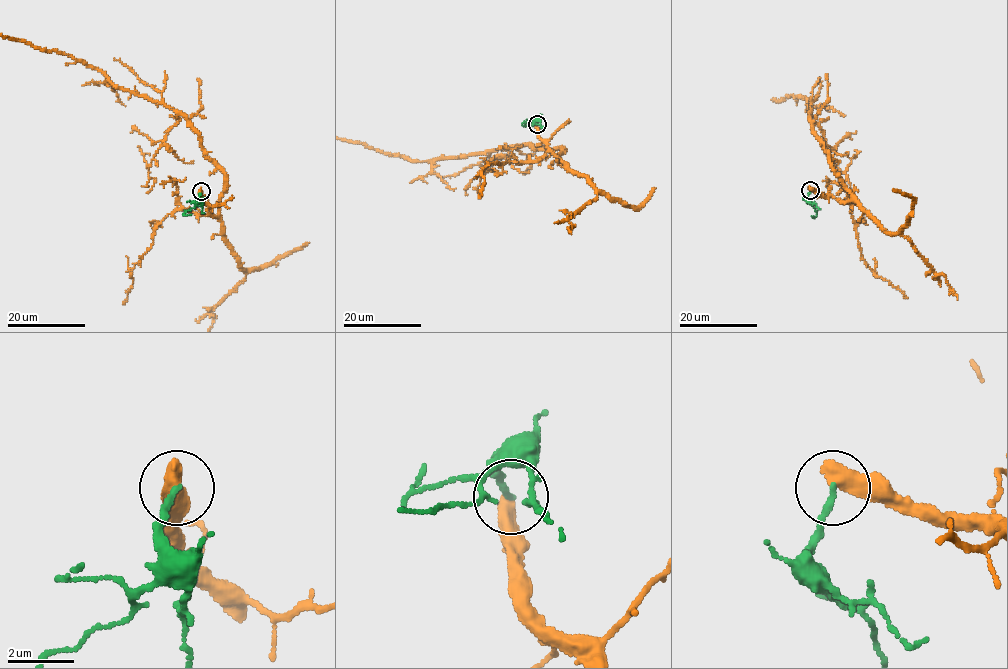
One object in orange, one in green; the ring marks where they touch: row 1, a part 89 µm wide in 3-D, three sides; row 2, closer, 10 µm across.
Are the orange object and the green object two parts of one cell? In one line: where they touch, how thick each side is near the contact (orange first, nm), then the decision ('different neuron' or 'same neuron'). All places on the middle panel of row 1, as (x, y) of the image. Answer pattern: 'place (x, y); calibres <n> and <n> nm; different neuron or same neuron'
place (537, 124); calibres 550 and 190 nm; different neuron

